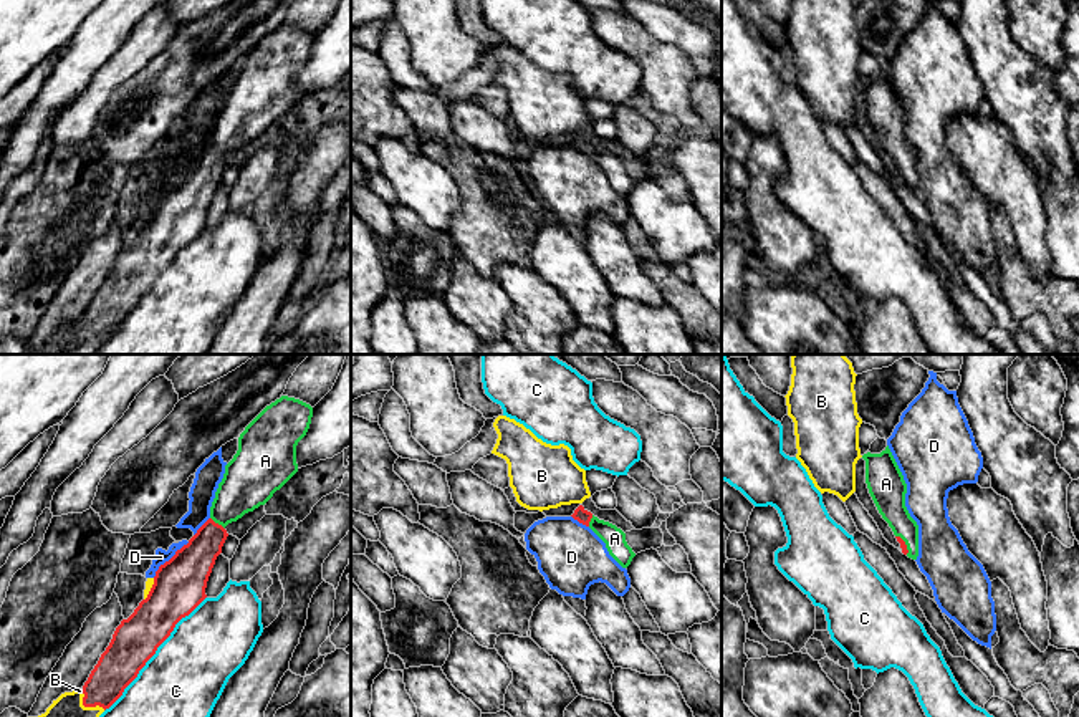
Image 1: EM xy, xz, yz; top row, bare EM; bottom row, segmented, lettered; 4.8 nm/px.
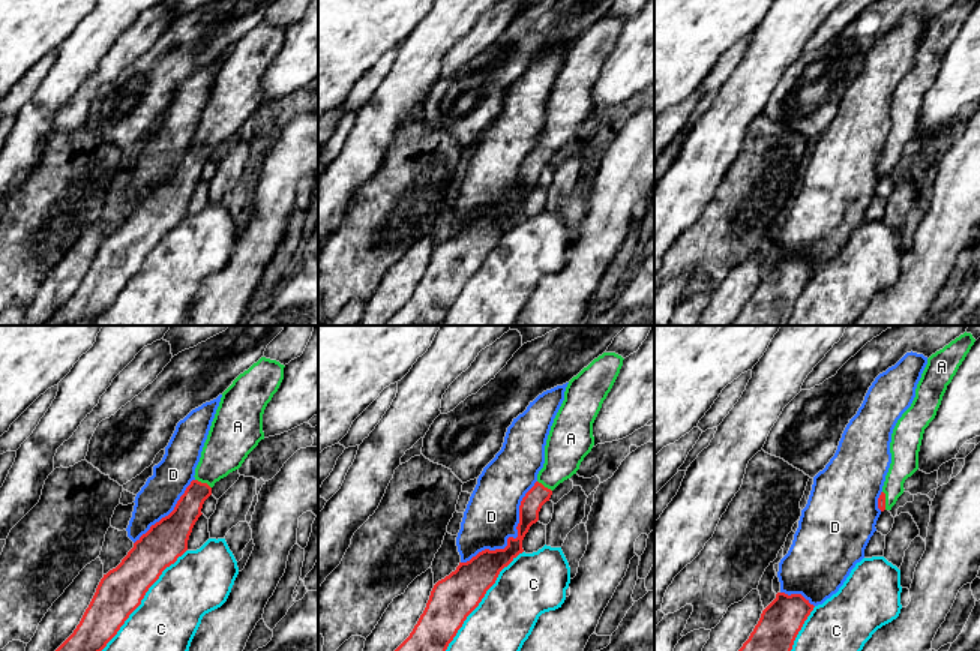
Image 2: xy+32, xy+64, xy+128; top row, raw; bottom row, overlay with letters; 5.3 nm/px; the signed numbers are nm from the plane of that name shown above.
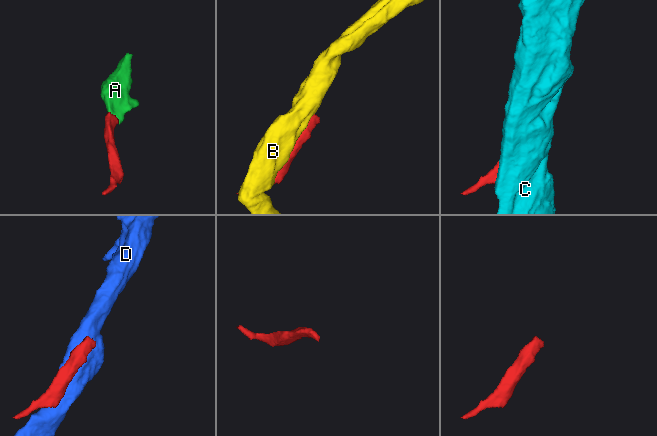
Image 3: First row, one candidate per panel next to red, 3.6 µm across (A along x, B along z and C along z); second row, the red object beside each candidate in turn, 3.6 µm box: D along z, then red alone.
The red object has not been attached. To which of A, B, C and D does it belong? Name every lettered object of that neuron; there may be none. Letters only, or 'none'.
A

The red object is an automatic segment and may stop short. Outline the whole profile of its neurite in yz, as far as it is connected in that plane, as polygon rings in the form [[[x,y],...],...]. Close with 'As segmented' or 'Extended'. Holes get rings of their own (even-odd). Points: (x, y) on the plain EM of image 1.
[[[889,75],[880,83],[867,81],[862,88],[866,113],[879,142],[892,157],[902,182],[917,189],[918,154],[905,136],[907,113]]]. Extended

